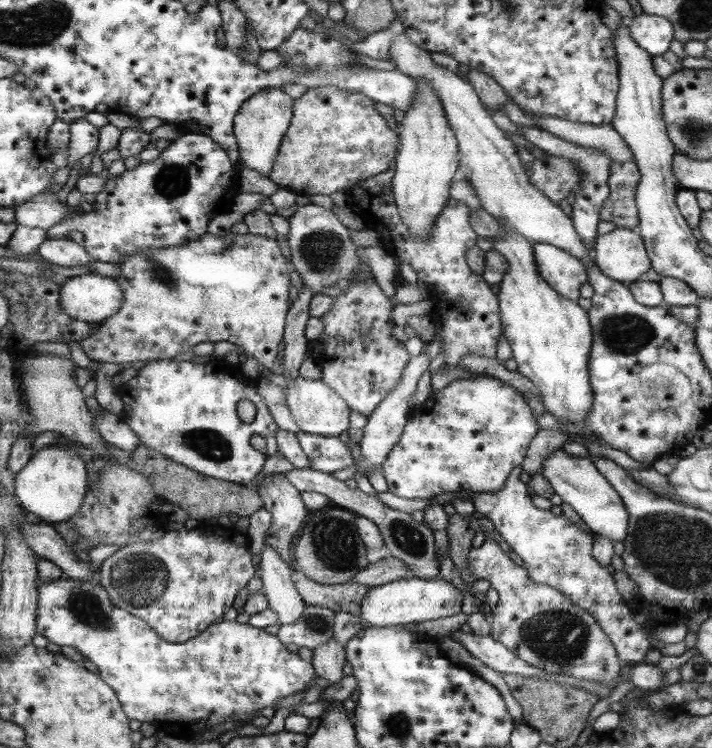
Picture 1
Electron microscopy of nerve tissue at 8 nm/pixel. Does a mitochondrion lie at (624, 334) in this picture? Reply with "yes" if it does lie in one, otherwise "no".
yes

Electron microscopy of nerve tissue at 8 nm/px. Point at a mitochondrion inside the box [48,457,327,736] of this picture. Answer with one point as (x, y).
(142, 581)

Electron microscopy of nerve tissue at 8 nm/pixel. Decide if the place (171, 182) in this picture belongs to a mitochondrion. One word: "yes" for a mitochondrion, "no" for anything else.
yes

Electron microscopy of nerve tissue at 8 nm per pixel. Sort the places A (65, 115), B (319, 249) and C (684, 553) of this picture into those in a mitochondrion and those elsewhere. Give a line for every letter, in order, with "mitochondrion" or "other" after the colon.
A: other
B: mitochondrion
C: mitochondrion

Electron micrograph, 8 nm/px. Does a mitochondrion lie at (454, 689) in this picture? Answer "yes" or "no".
no

